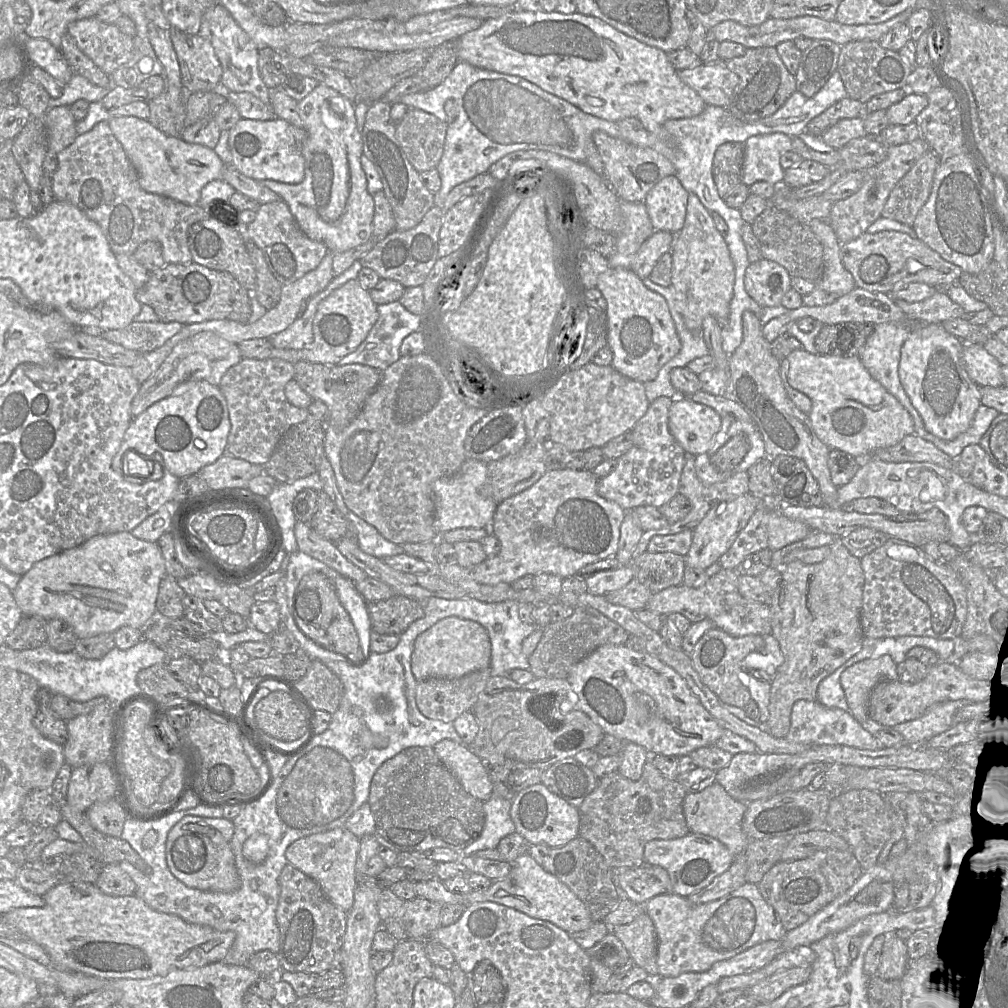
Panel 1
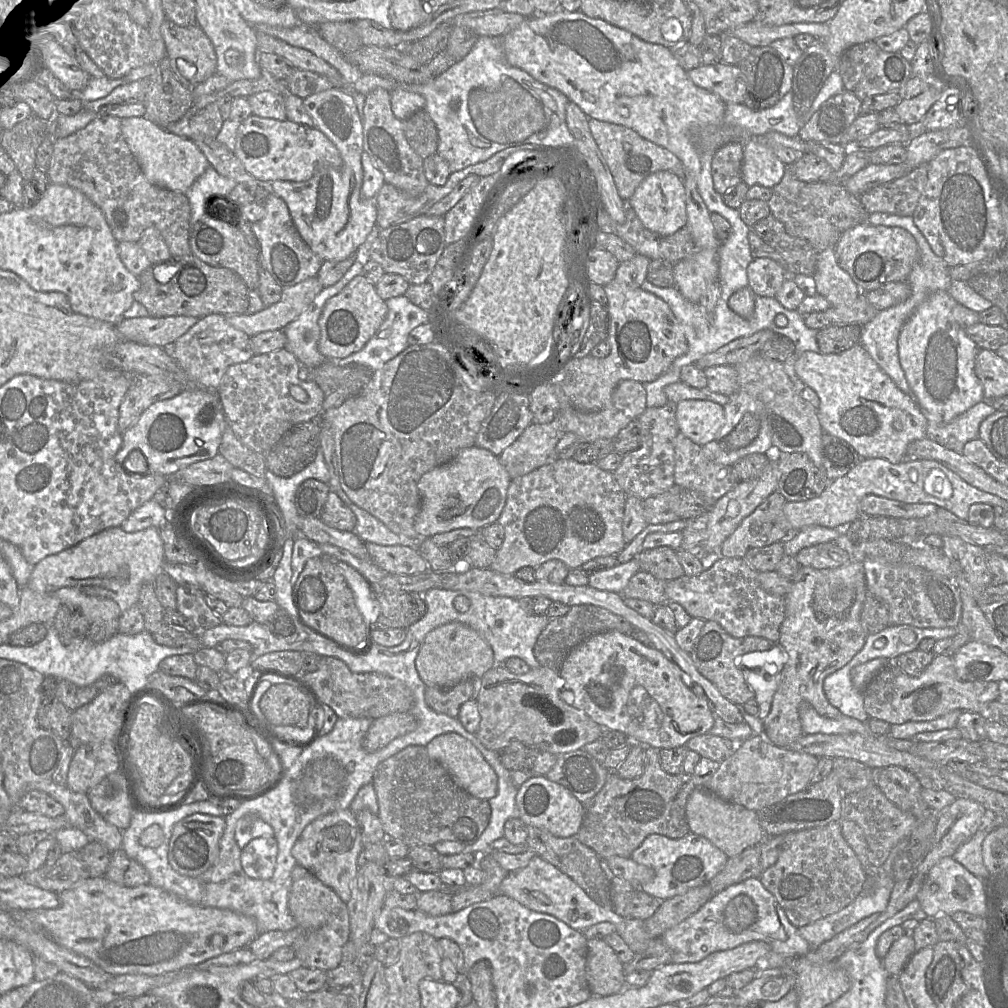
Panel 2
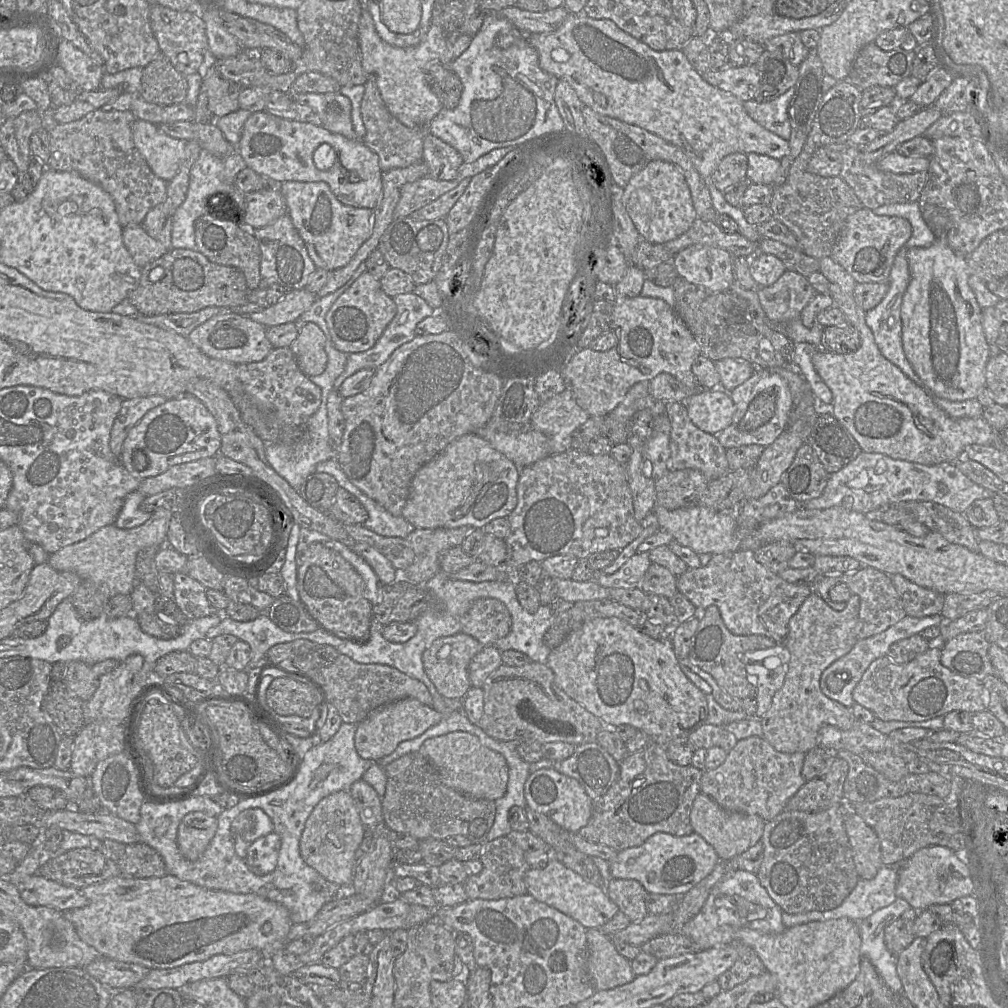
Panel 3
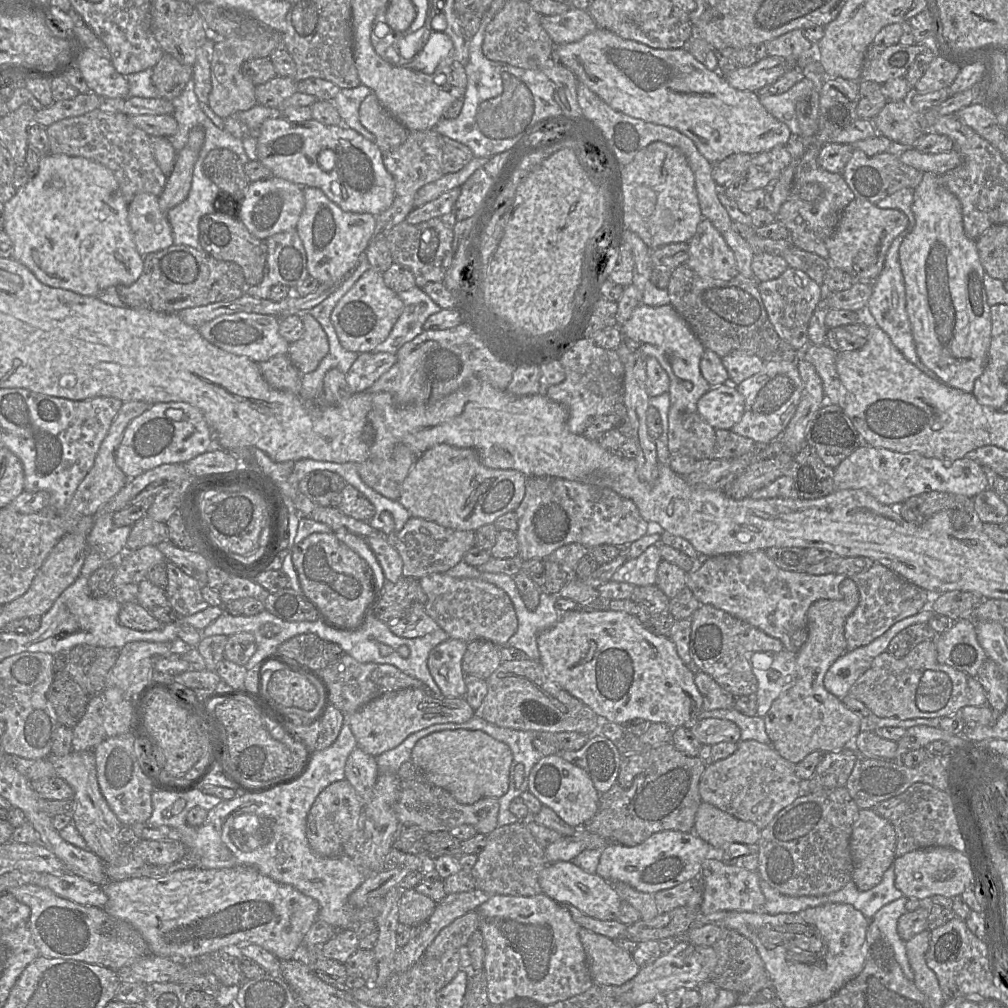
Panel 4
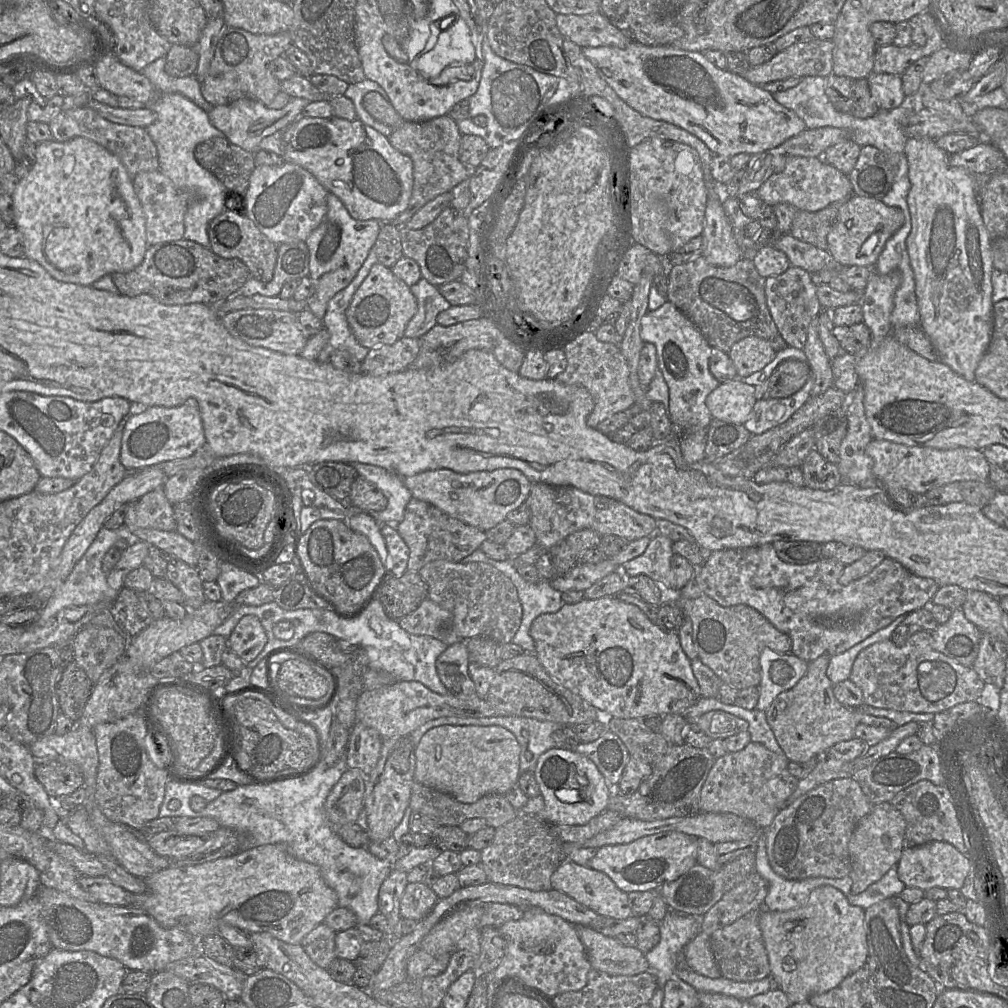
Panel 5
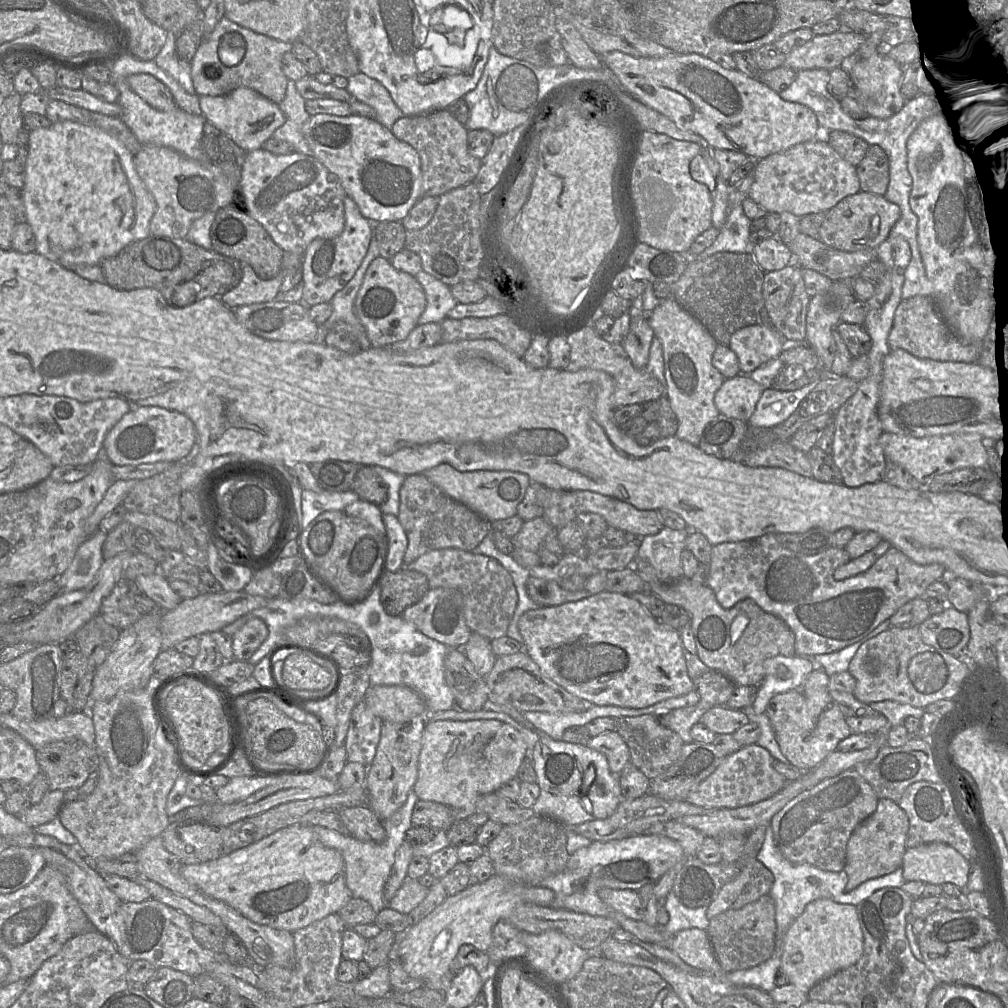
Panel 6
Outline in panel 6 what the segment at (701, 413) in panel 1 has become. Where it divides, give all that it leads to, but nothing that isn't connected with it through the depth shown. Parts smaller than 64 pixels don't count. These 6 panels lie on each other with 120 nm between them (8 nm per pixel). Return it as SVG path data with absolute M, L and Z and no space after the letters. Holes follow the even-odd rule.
M748 374L725 379L714 395L720 414L748 422L763 393L763 387Z

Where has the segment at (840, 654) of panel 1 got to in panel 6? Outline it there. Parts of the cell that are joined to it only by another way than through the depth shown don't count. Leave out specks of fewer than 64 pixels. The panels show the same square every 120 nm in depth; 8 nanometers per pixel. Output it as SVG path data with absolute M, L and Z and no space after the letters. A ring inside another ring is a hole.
M815 665L815 669L797 688L773 696L766 706L775 739L788 762L806 772L820 764L840 741L852 734L846 717L829 694L829 676Z

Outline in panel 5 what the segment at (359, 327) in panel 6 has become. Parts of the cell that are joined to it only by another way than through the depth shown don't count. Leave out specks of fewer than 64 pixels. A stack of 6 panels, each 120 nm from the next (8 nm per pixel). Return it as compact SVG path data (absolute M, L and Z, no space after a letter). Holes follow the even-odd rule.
M372 248L349 285L329 300L323 317L323 324L329 333L329 340L320 351L317 361L328 362L332 352L337 349L348 351L358 361L363 361L368 354L370 349L362 346L356 340L347 321L346 310L354 293L368 275L370 268L377 262L376 252Z

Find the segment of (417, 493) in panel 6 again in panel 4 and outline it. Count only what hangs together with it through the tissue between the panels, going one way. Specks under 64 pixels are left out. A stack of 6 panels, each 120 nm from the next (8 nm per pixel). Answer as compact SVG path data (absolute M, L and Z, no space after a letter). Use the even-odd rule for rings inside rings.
M411 516L404 527L387 539L398 551L402 562L402 575L420 579L434 573L445 573L462 559L464 554L475 545L473 531L453 530L435 522Z

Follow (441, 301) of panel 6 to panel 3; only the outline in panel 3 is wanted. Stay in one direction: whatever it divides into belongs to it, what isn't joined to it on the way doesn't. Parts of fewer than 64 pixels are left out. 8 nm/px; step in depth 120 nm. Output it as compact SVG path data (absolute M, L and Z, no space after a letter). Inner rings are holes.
M413 292L407 294L399 294L395 296L393 300L397 307L396 316L386 327L381 337L372 348L364 352L347 353L349 355L346 362L345 370L334 381L334 390L339 390L342 383L357 371L367 368L377 369L379 366L385 363L398 347L410 342L415 338L417 325L426 317L432 316L435 311L427 304L427 302L423 298L417 296Z

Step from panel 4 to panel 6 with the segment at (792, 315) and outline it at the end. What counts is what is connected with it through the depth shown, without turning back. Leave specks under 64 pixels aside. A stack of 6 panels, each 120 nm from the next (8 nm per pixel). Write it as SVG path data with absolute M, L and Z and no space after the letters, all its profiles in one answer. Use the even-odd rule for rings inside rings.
M796 263L772 272L765 272L763 281L763 297L767 312L773 326L785 340L806 339L806 317L811 297L806 291L802 268Z

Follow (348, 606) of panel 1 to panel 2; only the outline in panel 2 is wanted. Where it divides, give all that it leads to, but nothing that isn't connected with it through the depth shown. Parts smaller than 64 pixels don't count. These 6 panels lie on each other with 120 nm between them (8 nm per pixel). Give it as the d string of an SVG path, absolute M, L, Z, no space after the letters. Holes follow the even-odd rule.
M336 559L331 560L337 565L353 592L356 606L367 626L367 632L363 640L370 647L370 631L374 628L379 615L379 603L375 599L372 585L346 562Z

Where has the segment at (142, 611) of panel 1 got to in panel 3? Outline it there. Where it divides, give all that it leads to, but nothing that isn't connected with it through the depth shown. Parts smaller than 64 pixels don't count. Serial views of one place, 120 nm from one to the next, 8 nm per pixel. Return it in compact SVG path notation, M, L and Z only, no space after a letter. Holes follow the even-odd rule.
M166 508L156 509L142 525L131 529L120 529L114 524L100 528L84 540L68 545L50 554L47 563L55 570L77 574L83 582L90 582L101 589L110 598L117 595L130 595L136 584L136 558L144 548L166 544L166 534L172 511Z

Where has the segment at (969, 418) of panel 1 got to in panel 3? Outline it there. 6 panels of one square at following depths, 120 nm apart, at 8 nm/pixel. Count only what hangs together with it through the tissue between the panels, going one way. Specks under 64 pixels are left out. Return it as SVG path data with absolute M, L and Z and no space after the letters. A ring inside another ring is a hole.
M936 239L929 247L911 248L907 252L907 260L910 272L910 282L904 293L901 304L902 345L907 360L921 379L923 387L933 396L954 402L977 399L978 395L986 388L985 371L986 364L990 358L990 348L982 327L982 308L979 306L975 294L968 283L970 273L966 257L954 252L945 240Z

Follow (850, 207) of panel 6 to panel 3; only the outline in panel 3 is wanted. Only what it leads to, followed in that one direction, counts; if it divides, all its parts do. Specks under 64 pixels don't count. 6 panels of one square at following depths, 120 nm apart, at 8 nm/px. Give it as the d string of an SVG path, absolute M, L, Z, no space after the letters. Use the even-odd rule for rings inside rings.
M862 207L847 218L830 257L857 283L888 283L895 257L911 235L912 226L905 218L876 215Z

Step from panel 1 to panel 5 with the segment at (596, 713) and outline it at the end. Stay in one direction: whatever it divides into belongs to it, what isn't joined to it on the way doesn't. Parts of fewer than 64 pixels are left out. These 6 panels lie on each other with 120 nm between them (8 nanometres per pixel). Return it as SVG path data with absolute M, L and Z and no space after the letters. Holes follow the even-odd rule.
M605 596L594 600L583 599L575 604L563 604L555 613L542 614L536 617L531 624L529 634L535 642L534 654L546 672L566 689L577 694L596 709L607 712L612 717L632 719L643 718L648 715L681 714L701 698L699 685L692 672L691 660L682 650L677 633L662 631L637 606L623 602L617 596Z

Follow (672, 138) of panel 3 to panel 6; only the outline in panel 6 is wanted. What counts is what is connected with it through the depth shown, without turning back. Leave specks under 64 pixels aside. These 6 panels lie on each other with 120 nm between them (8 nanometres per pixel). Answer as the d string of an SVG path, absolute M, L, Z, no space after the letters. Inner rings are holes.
M612 51L598 56L634 99L665 115L678 128L701 136L712 149L743 153L749 159L758 161L772 154L784 152L797 144L816 140L823 134L815 113L807 106L787 102L759 78L748 77L738 69L725 69L700 54L674 52L664 57L639 58L620 51Z

